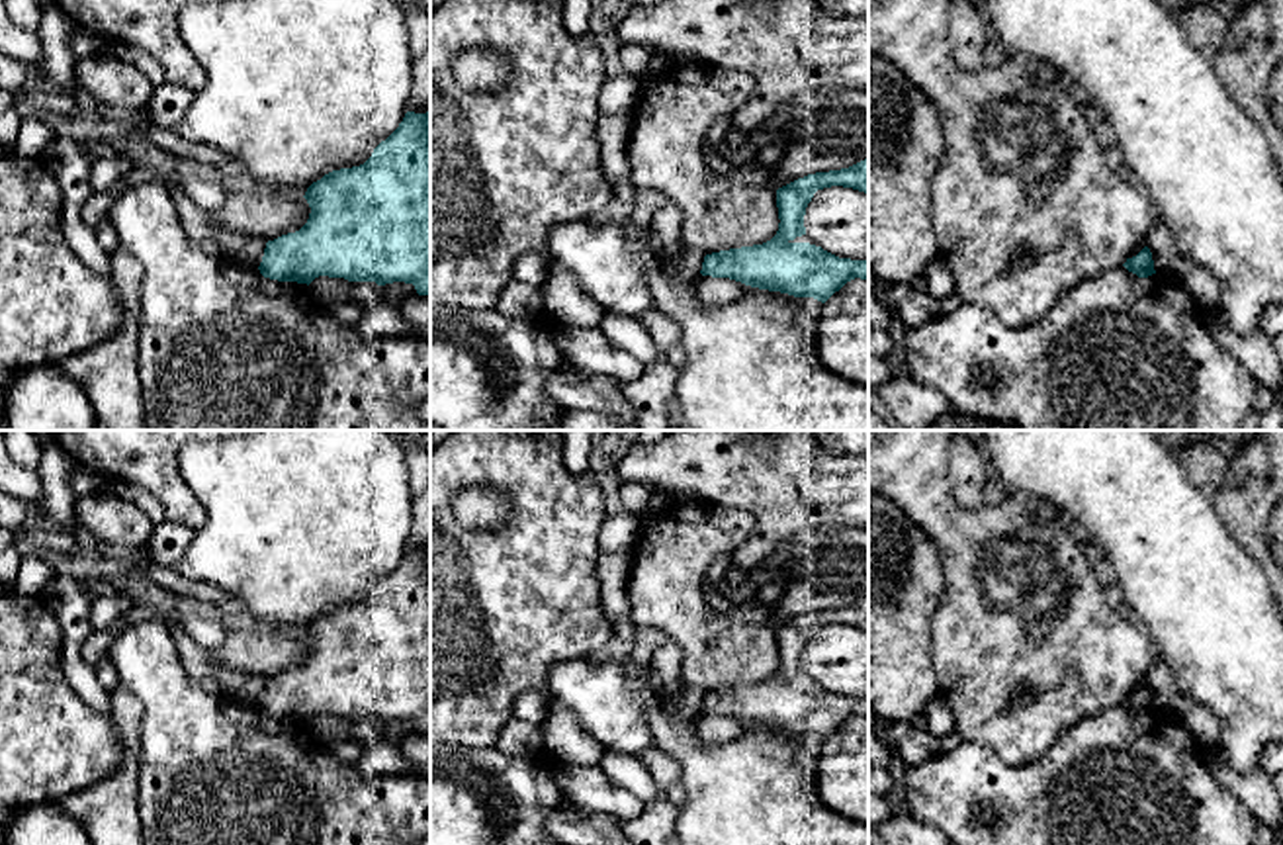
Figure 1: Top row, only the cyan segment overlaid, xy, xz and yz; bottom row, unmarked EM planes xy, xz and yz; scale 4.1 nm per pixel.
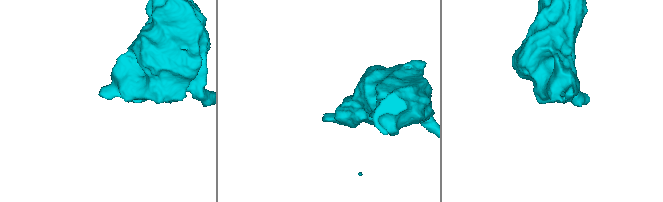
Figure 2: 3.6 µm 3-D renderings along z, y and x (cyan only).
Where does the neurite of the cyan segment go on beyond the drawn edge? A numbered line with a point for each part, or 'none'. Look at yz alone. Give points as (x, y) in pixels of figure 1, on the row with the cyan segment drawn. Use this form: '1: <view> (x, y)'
none

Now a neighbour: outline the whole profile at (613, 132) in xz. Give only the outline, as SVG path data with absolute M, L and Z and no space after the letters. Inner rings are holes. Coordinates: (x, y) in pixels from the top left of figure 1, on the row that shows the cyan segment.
M620 110L606 117L598 115L597 139L600 147L600 168L610 186L632 178L628 162L630 125L630 110Z

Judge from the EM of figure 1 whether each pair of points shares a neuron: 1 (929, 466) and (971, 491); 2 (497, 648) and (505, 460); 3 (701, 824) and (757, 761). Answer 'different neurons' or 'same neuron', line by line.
1: different neurons
2: same neuron
3: same neuron

